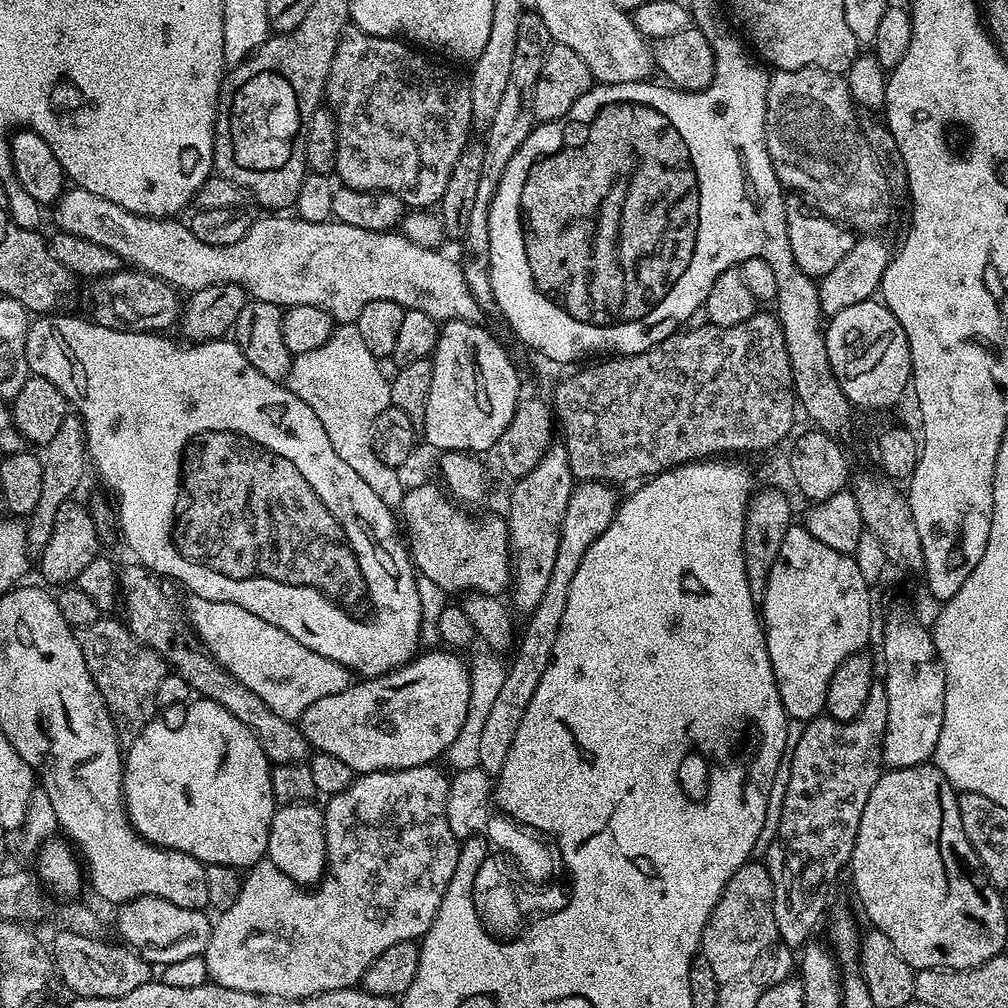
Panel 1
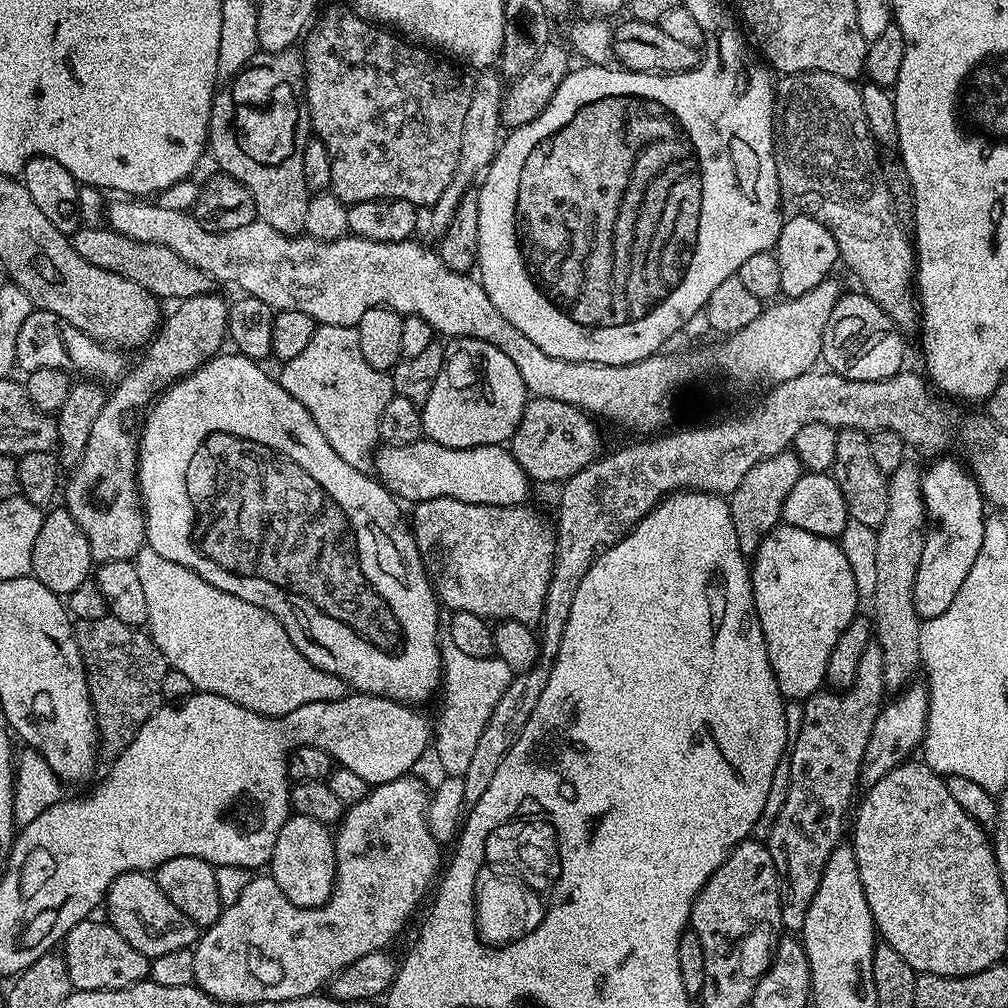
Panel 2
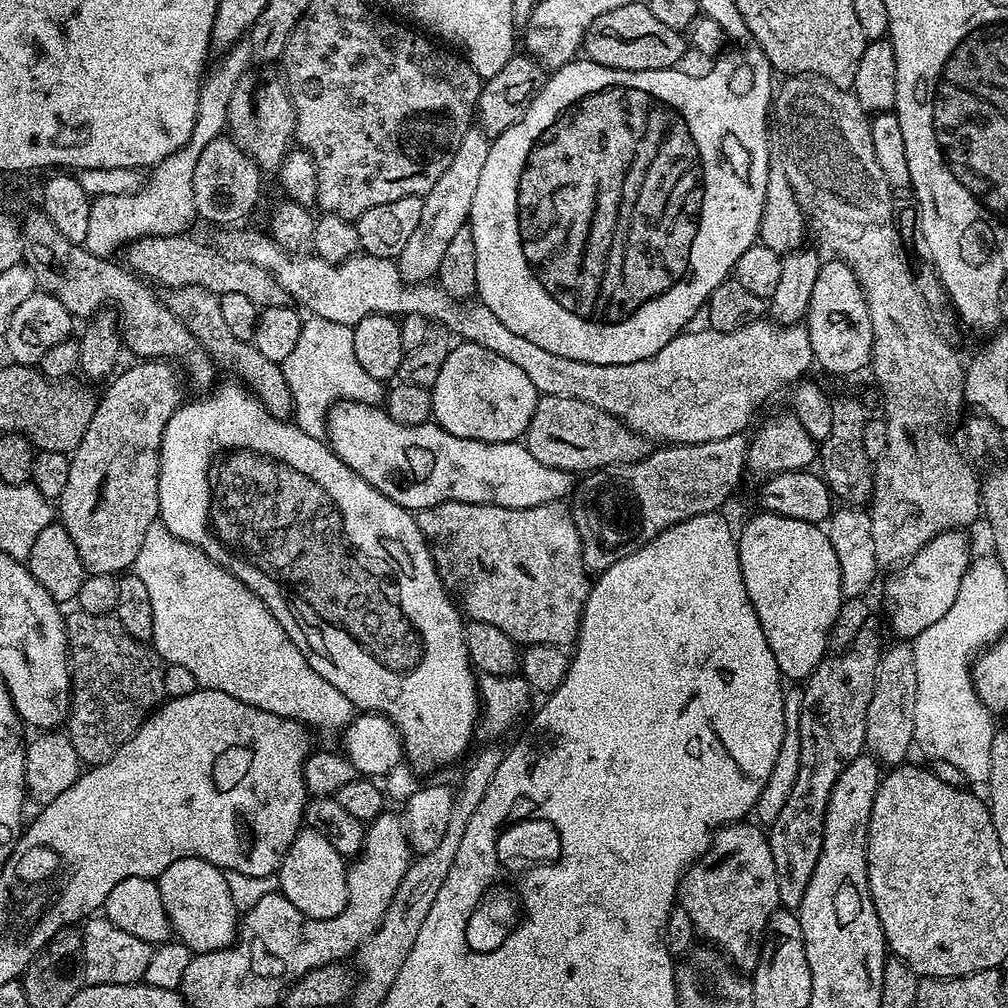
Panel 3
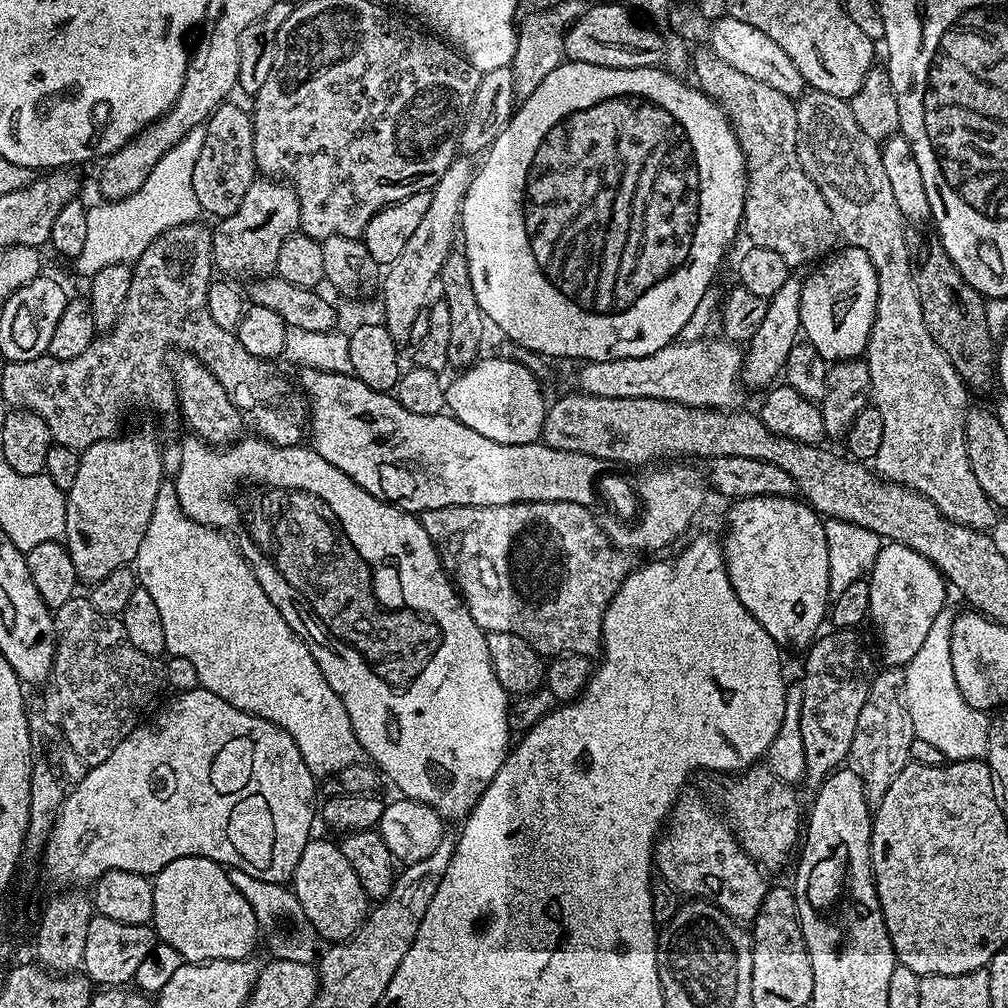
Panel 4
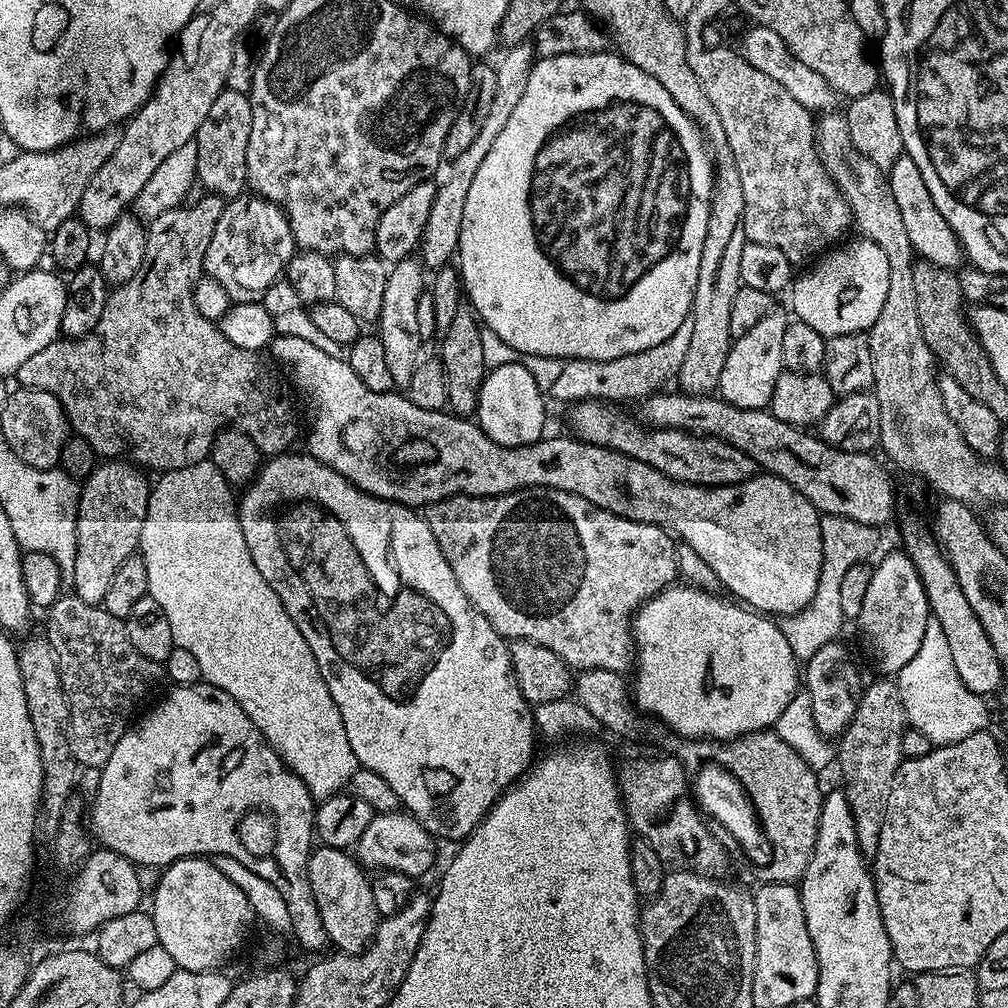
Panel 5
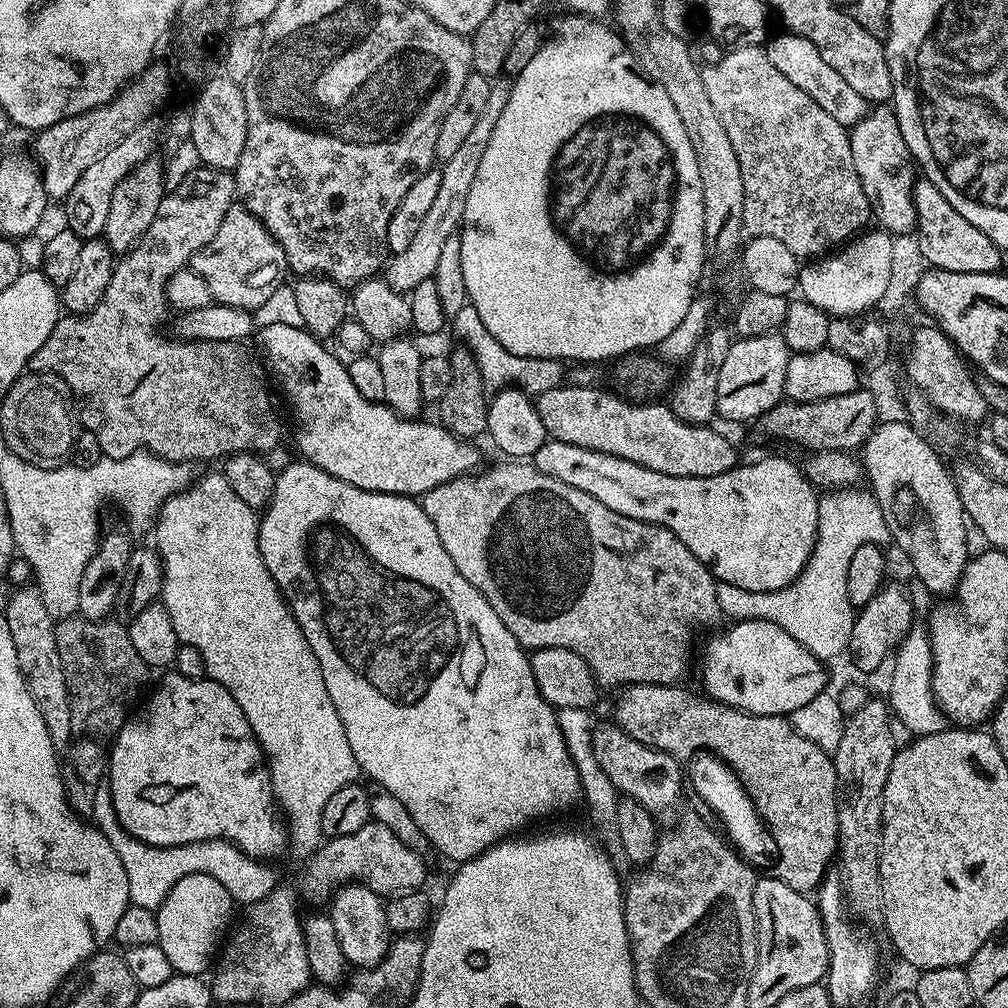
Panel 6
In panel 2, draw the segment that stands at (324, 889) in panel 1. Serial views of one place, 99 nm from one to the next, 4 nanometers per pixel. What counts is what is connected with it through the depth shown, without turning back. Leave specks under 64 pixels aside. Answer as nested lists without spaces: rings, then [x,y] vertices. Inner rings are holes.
[[[406,775],[394,782],[369,787],[366,798],[347,805],[334,832],[336,885],[332,896],[320,908],[294,906],[294,902],[278,890],[271,875],[253,875],[246,890],[242,890],[242,898],[227,905],[216,922],[199,933],[192,948],[196,987],[224,1006],[250,1006],[254,1002],[282,1002],[314,996],[343,968],[358,962],[362,954],[387,949],[388,943],[407,926],[432,875],[434,880],[442,868],[442,845],[436,841],[434,834],[430,834],[428,825],[429,789],[424,789],[422,781],[412,779],[411,775]]]

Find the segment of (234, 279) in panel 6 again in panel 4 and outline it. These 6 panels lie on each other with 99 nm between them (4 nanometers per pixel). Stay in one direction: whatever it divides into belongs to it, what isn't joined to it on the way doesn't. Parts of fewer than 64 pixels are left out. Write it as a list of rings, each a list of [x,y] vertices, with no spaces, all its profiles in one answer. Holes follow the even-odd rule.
[[[258,178],[250,182],[242,206],[234,214],[223,217],[212,233],[212,262],[217,273],[228,278],[248,276],[263,278],[275,273],[278,250],[282,242],[300,227],[300,207],[292,185],[276,178]]]

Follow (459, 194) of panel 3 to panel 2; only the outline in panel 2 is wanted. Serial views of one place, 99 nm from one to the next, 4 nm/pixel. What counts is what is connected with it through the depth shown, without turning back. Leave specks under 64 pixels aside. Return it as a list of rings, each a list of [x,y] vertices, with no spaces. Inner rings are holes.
[[[484,70],[479,73],[480,76],[471,85],[472,97],[470,106],[466,109],[466,118],[462,125],[462,150],[458,154],[458,166],[450,186],[442,190],[436,204],[431,205],[432,224],[436,230],[443,230],[454,218],[454,210],[458,210],[458,202],[464,196],[464,193],[473,187],[472,179],[479,177],[487,168],[492,165],[492,160],[496,157],[496,151],[499,150],[502,143],[502,125],[500,122],[500,106],[504,100],[505,85],[500,84],[501,77],[495,71]]]

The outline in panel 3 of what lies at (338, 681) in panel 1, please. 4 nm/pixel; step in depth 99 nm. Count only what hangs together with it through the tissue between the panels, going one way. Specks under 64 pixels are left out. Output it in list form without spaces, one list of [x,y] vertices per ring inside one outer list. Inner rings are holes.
[[[157,520],[147,530],[132,568],[149,593],[154,611],[154,634],[150,644],[165,664],[186,666],[201,688],[222,690],[222,694],[230,694],[230,698],[238,698],[238,702],[246,702],[246,706],[258,706],[258,710],[297,720],[305,726],[313,724],[324,732],[339,733],[352,723],[354,709],[350,698],[312,669],[302,650],[294,646],[267,606],[200,548],[182,542]]]

